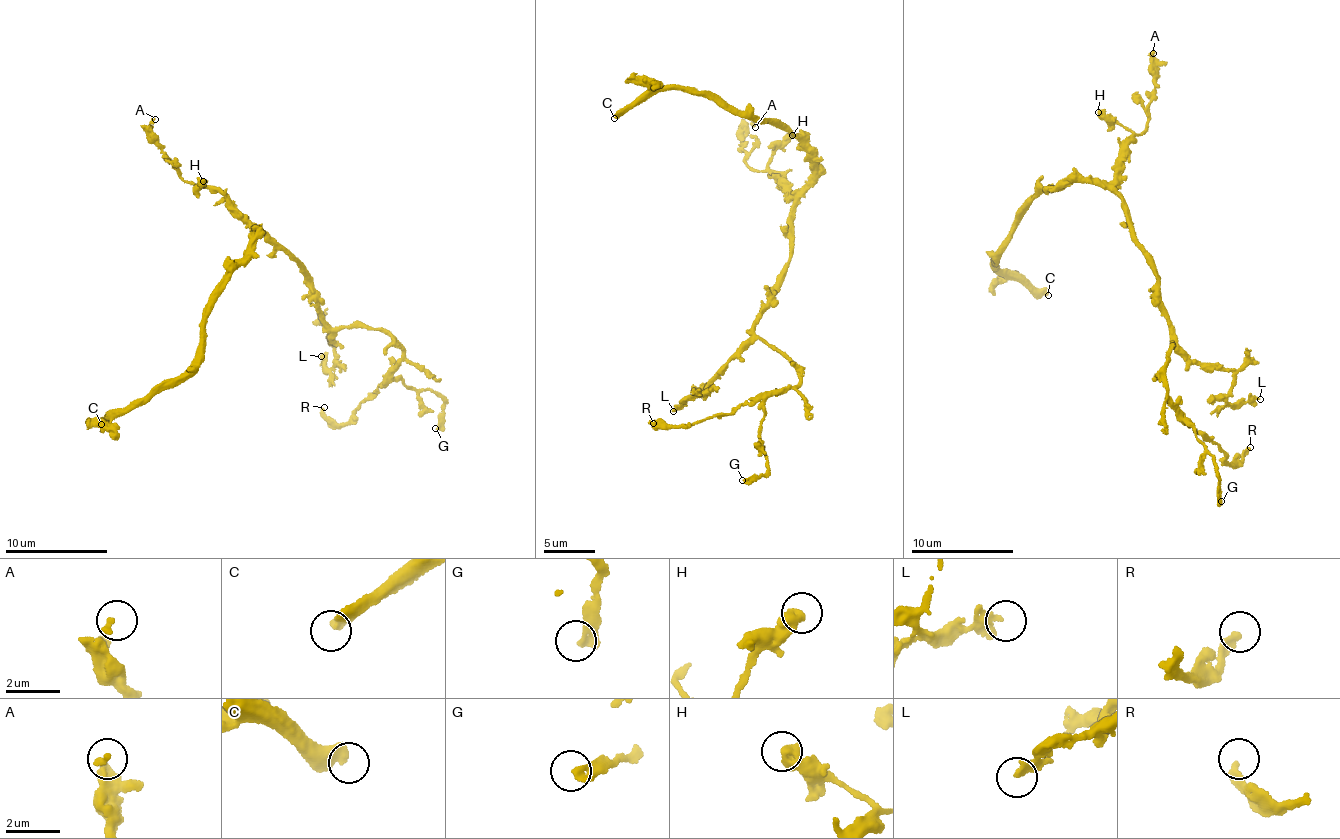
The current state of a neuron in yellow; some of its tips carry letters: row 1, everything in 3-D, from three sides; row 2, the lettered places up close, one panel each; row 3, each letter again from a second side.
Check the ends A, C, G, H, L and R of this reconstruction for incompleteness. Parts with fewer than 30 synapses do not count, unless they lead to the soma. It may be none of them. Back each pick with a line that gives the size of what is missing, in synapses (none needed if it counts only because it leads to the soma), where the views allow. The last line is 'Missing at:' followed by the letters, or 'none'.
C: about 200 synapses
Missing at: C

